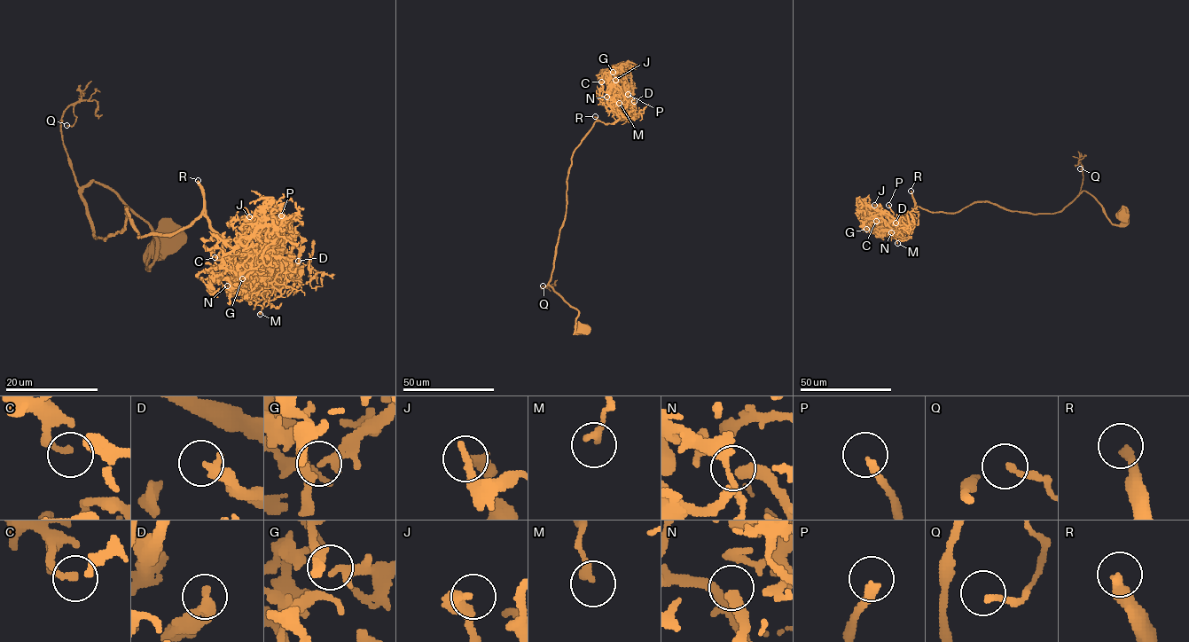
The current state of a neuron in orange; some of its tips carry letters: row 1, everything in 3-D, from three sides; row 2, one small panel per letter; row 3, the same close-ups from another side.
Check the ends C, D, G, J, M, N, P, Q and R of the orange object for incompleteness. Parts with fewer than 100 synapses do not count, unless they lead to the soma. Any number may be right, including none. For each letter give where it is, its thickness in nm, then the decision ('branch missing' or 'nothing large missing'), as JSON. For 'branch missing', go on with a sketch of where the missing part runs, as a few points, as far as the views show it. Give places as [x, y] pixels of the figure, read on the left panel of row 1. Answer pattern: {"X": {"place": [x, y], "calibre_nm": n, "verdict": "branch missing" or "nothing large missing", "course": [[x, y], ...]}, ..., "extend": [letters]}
{"C": {"place": [215, 257], "calibre_nm": 190, "verdict": "nothing large missing"}, "D": {"place": [298, 261], "calibre_nm": 360, "verdict": "nothing large missing"}, "G": {"place": [242, 278], "calibre_nm": 170, "verdict": "nothing large missing"}, "J": {"place": [249, 216], "calibre_nm": 320, "verdict": "nothing large missing"}, "M": {"place": [260, 314], "calibre_nm": 220, "verdict": "nothing large missing"}, "N": {"place": [227, 285], "calibre_nm": 320, "verdict": "branch missing", "course": [[227, 285], [220, 294], [216, 291], [237, 292], [242, 299]]}, "P": {"place": [281, 215], "calibre_nm": 240, "verdict": "nothing large missing"}, "Q": {"place": [66, 125], "calibre_nm": 130, "verdict": "nothing large missing"}, "R": {"place": [198, 180], "calibre_nm": 320, "verdict": "branch missing"}, "extend": ["N", "R"]}

